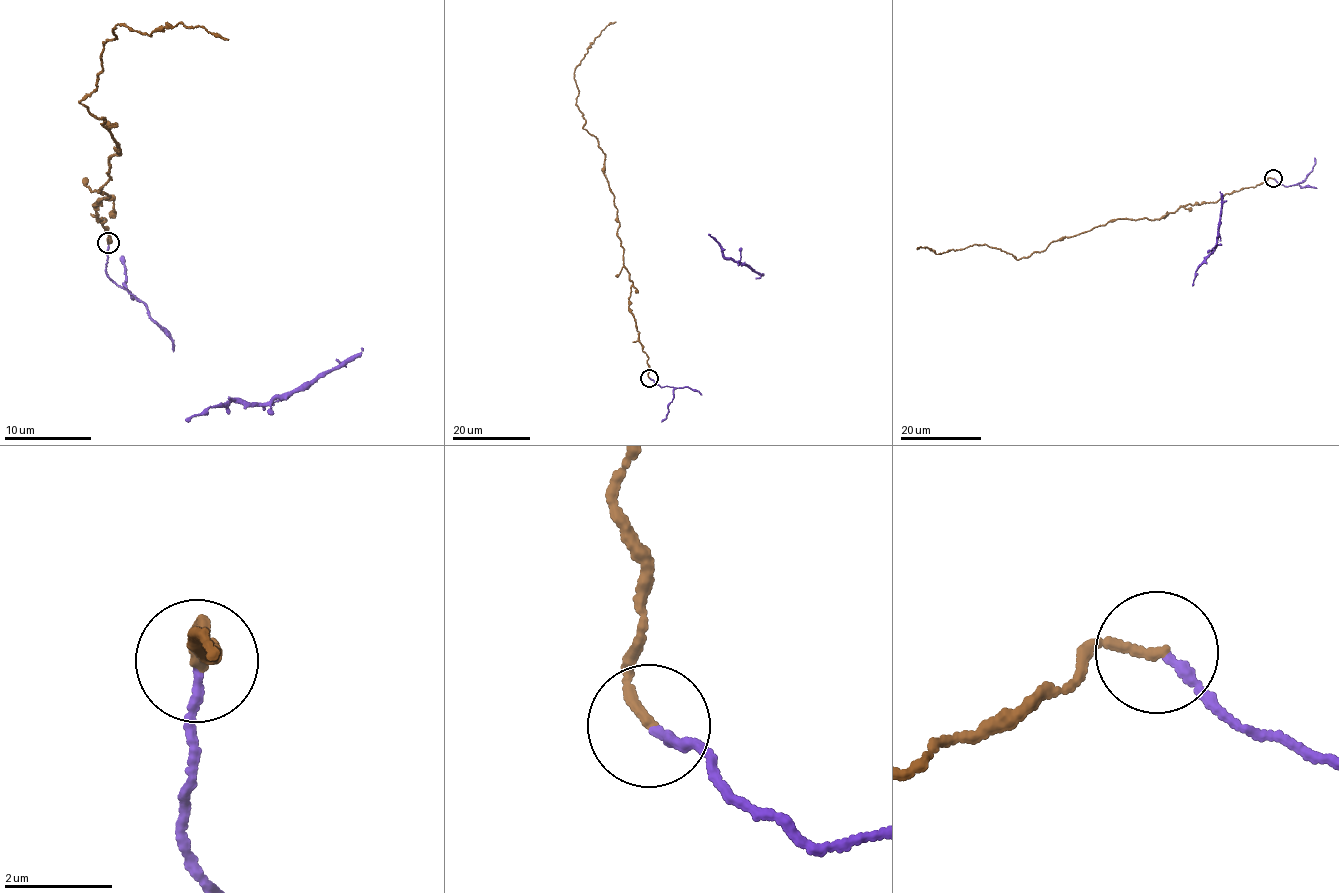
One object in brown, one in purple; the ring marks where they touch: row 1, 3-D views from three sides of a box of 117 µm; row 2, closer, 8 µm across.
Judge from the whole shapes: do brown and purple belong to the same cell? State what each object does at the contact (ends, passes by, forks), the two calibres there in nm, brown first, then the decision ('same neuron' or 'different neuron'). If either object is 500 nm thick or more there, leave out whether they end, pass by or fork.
brown ends | purple ends | 180/150 nm | same neuron

